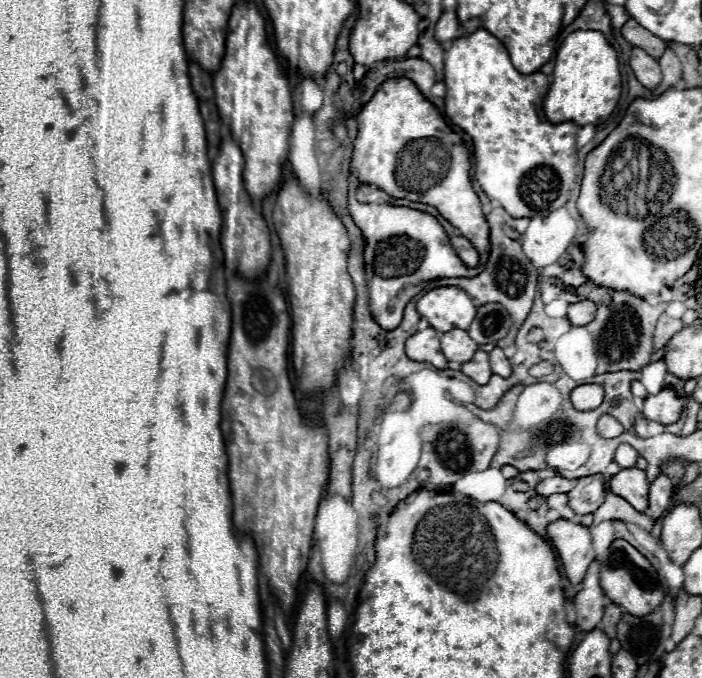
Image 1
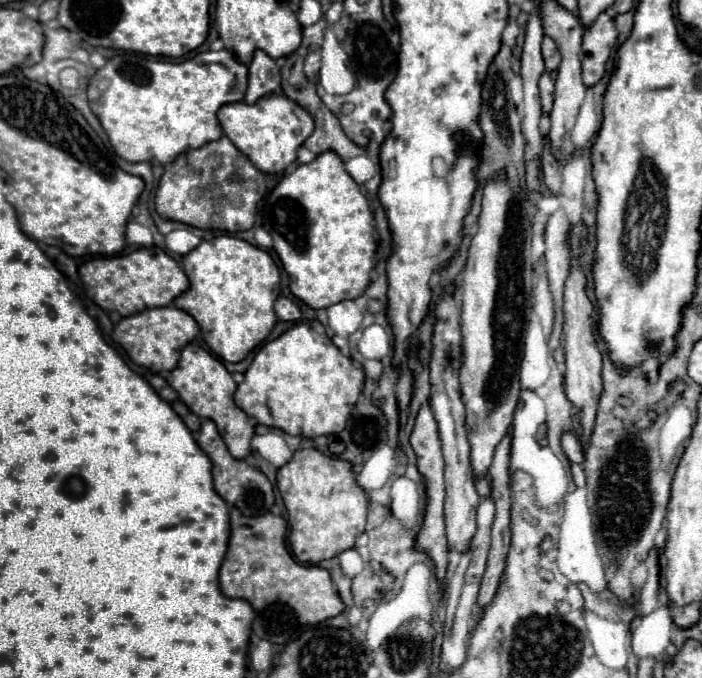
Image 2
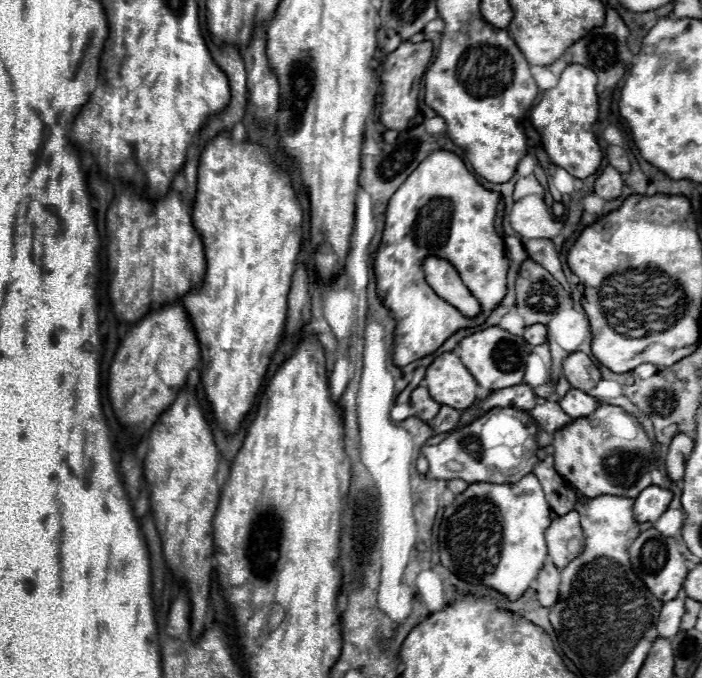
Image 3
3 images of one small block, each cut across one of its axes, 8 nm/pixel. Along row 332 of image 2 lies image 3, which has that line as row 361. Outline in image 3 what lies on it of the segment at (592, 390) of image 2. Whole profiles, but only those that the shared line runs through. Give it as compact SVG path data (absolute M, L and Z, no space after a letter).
M584 352L570 354L562 364L562 372L574 388L584 392L590 392L600 382L600 370Z

